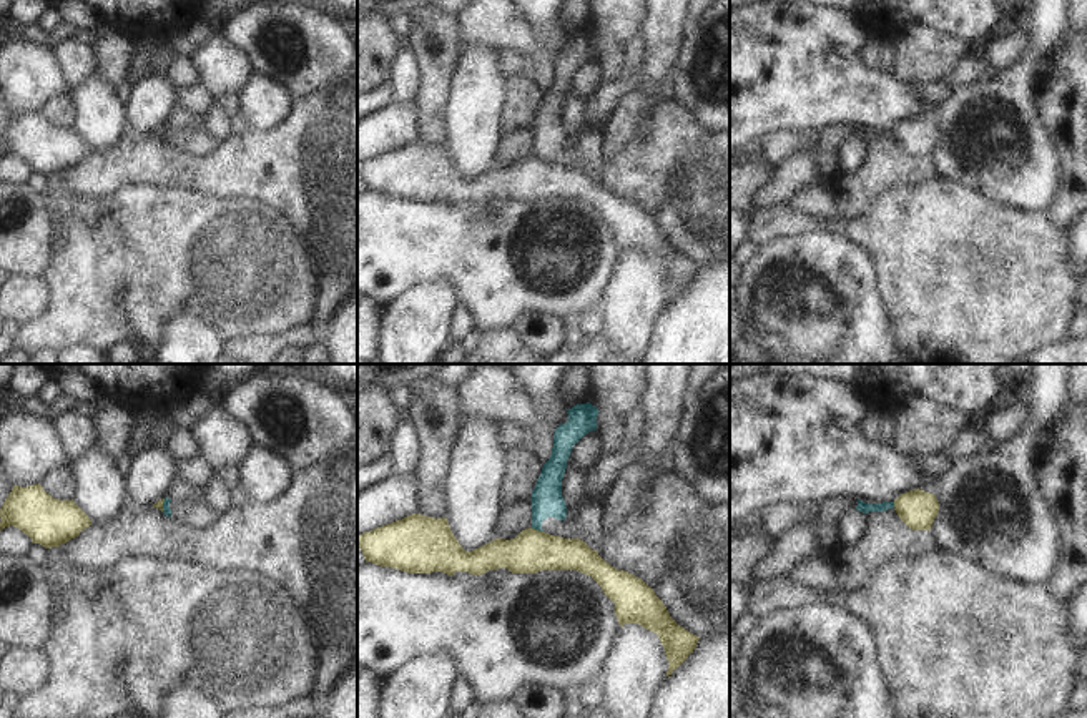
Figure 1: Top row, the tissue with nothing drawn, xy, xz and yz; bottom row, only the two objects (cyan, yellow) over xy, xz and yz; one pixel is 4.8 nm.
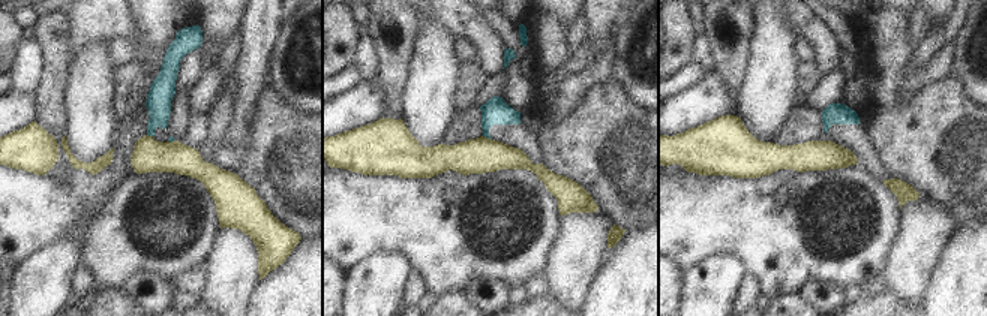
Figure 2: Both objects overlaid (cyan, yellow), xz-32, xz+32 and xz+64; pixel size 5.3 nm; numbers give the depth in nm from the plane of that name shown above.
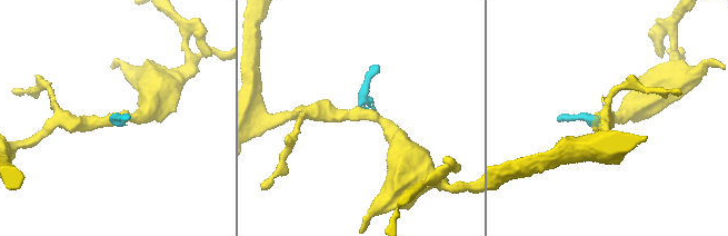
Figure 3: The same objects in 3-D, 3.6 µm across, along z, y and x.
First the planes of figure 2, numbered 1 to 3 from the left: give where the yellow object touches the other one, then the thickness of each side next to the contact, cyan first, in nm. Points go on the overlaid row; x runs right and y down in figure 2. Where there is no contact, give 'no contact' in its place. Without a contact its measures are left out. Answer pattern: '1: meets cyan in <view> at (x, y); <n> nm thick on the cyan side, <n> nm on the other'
1: meets cyan in xz-32 at (150, 135); 140 nm thick on the cyan side, 180 nm on the other
2: meets cyan in xz+32 at (486, 137); 140 nm thick on the cyan side, 190 nm on the other
3: no contact

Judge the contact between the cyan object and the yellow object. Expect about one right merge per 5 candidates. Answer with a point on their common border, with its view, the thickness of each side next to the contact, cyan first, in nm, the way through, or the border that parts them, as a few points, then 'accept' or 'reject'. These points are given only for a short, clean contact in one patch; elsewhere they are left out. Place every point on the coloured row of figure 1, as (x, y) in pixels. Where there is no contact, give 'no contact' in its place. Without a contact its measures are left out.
contact xz (537, 529); calibres 150 and 200 nm; border xz (531, 527), (542, 532); reject

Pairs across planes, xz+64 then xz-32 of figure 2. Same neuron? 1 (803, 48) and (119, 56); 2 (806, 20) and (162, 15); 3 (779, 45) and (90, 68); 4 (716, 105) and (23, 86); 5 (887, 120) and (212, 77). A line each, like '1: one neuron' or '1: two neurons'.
1: one neuron
2: two neurons
3: one neuron
4: two neurons
5: two neurons

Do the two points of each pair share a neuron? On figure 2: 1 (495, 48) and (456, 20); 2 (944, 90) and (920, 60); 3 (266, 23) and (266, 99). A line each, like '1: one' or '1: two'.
1: one
2: two
3: two

